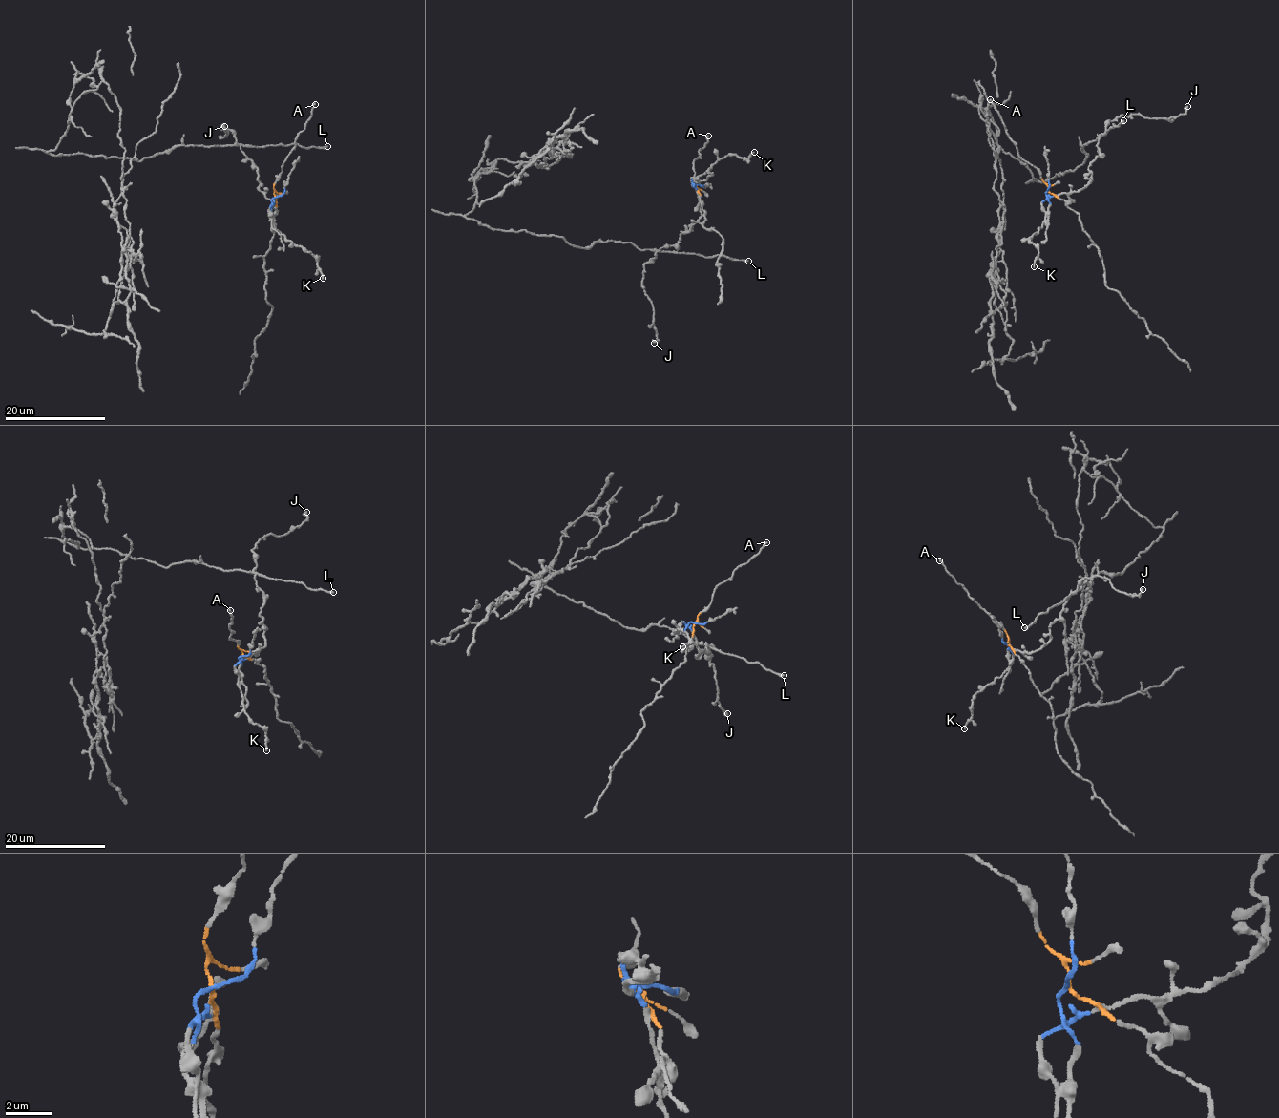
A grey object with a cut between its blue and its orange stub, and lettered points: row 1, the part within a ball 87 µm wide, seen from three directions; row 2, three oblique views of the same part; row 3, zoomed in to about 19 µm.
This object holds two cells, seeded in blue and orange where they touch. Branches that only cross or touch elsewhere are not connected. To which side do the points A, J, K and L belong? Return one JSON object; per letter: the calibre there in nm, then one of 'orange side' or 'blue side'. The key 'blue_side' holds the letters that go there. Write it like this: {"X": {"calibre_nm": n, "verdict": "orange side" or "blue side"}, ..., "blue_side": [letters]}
{"A": {"calibre_nm": 170, "verdict": "orange side"}, "J": {"calibre_nm": 320, "verdict": "blue side"}, "K": {"calibre_nm": 160, "verdict": "blue side"}, "L": {"calibre_nm": 280, "verdict": "blue side"}, "blue_side": ["J", "K", "L"]}

